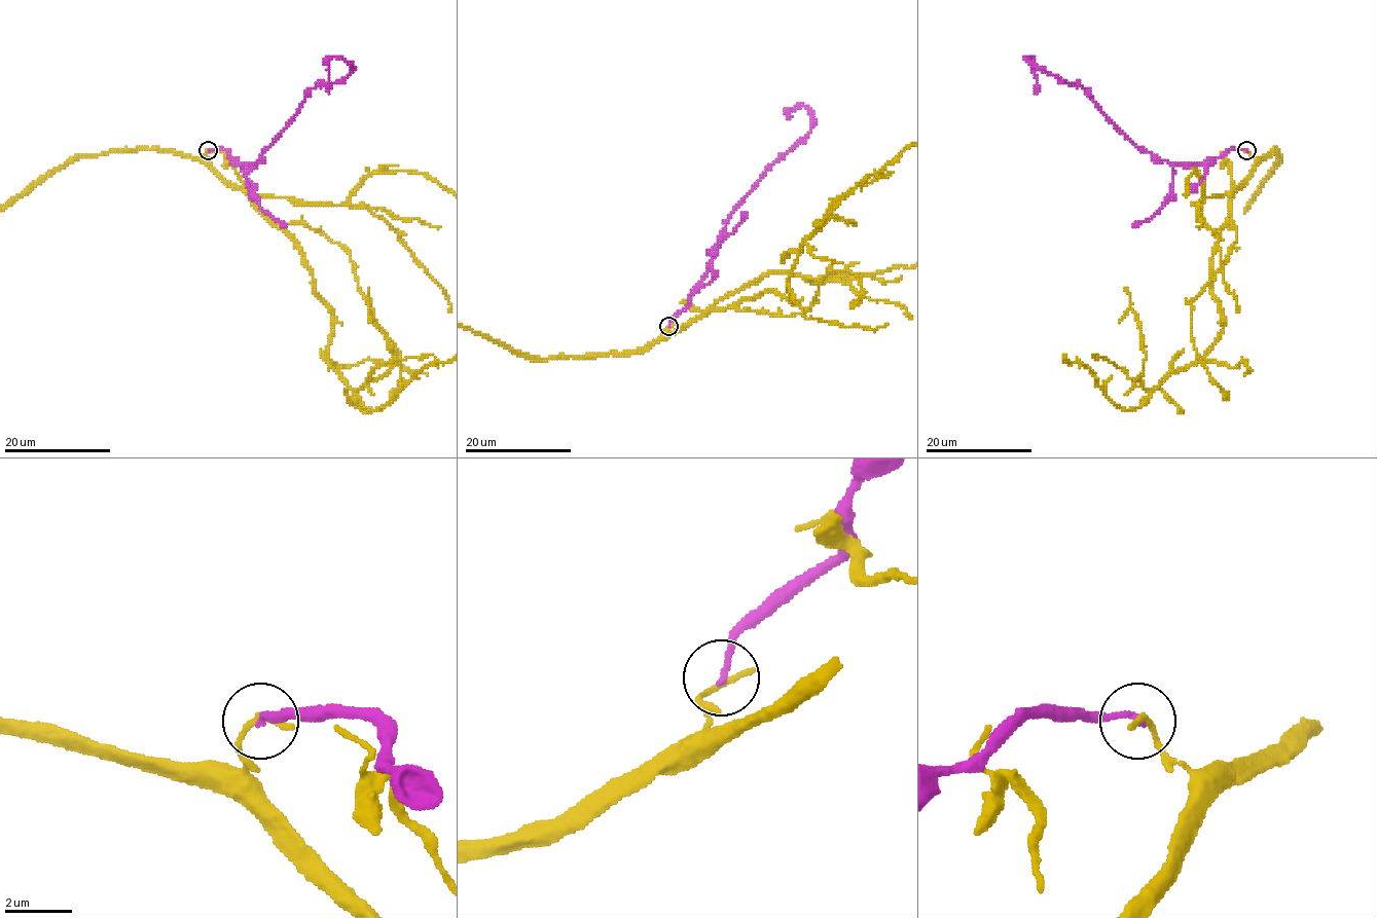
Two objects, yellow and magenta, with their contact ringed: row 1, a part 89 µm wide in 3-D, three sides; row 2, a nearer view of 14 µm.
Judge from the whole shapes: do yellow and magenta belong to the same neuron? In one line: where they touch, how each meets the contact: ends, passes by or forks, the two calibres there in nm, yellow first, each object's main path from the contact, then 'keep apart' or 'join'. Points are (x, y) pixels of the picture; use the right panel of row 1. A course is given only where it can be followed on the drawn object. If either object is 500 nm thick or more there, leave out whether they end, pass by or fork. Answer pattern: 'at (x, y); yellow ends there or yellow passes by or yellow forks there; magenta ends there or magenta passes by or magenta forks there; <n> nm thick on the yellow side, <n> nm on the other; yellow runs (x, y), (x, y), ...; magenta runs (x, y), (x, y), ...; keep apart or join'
at (1246, 150); yellow ends there; magenta ends there; 200 nm thick on the yellow side, 190 nm on the other; magenta runs (1246, 150), (1227, 150), (1197, 163), (1156, 158), (1142, 151), (1084, 88), (1034, 66), (1028, 57), (1036, 94); keep apart

